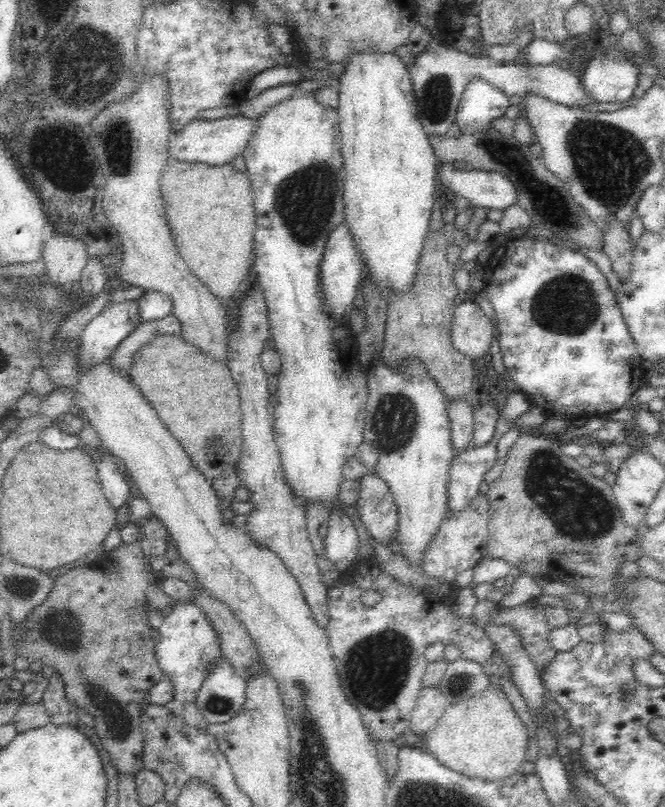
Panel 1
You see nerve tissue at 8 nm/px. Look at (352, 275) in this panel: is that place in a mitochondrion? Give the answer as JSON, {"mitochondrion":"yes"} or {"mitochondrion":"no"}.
{"mitochondrion":"no"}

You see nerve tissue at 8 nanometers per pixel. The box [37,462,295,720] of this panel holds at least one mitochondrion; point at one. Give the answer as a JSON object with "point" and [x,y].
{"point":[62,629]}

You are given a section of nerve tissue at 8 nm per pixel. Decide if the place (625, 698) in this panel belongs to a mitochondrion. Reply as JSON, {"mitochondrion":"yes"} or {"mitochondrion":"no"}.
{"mitochondrion":"yes"}

